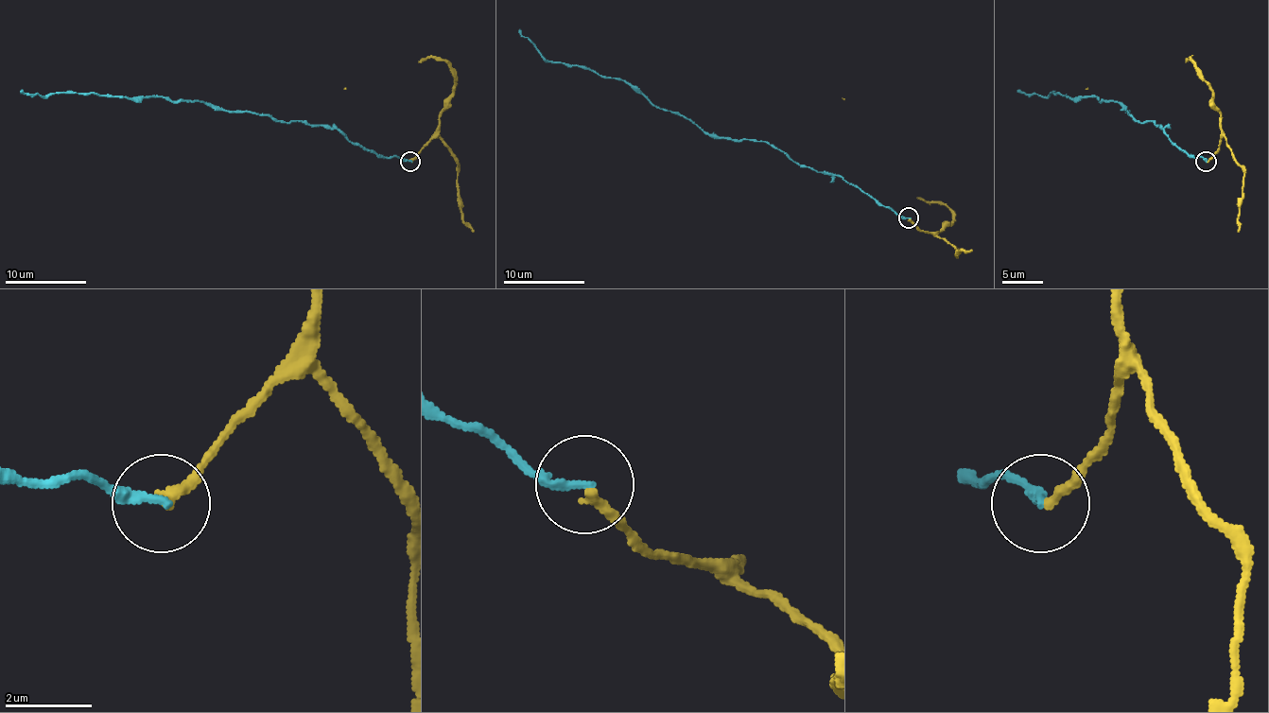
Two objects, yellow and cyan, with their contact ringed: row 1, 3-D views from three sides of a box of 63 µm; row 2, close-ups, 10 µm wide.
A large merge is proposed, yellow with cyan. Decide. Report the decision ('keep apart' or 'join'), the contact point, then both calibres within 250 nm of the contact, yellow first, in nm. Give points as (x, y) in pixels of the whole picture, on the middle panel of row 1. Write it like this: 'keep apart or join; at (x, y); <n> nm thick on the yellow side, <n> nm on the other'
keep apart; at (909, 217); 240 nm thick on the yellow side, 200 nm on the other

